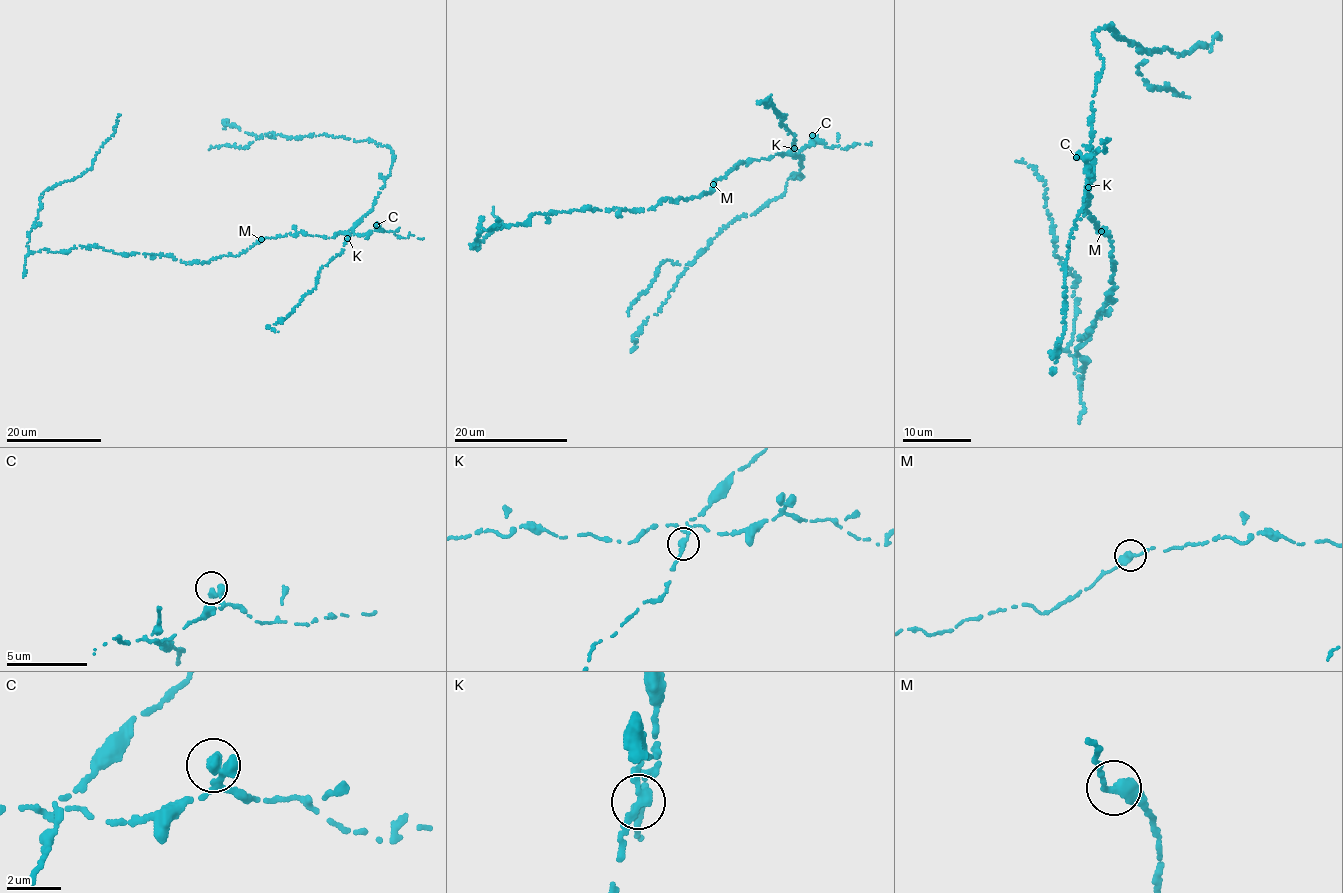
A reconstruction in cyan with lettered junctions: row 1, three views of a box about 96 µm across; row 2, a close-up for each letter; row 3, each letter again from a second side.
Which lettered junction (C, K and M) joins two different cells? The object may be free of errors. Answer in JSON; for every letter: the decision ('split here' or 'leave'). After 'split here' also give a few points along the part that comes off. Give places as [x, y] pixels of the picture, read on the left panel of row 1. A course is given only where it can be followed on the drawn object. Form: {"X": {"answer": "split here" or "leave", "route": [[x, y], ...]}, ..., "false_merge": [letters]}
{"C": {"answer": "leave"}, "K": {"answer": "split here", "route": [[347, 238], [373, 206], [391, 172], [390, 147], [328, 135], [259, 136], [225, 124], [227, 120], [221, 122]]}, "M": {"answer": "leave"}, "false_merge": ["K"]}

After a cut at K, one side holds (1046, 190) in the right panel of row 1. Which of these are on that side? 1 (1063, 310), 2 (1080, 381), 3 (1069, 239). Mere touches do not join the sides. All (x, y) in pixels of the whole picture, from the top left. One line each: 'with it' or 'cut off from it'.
1: cut off from it
2: with it
3: cut off from it

